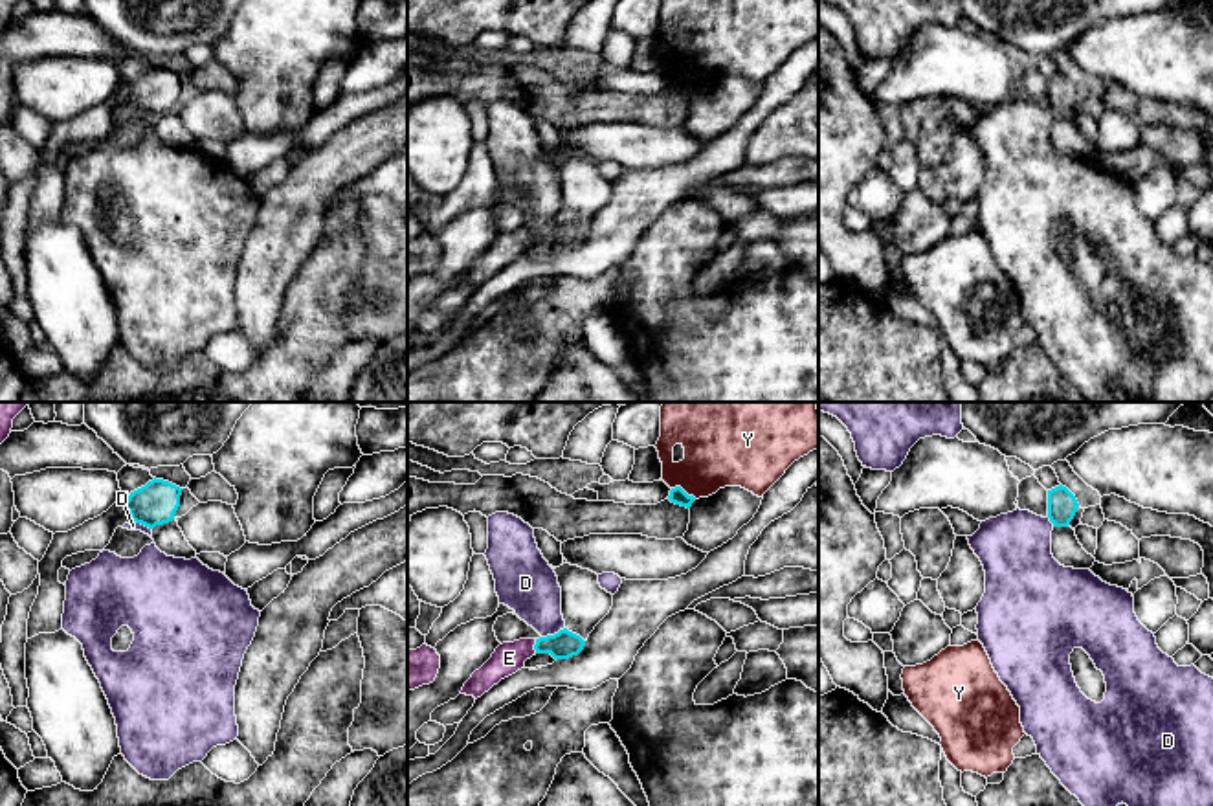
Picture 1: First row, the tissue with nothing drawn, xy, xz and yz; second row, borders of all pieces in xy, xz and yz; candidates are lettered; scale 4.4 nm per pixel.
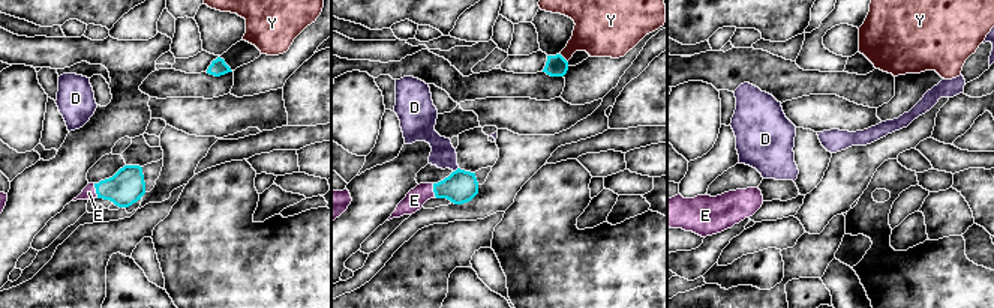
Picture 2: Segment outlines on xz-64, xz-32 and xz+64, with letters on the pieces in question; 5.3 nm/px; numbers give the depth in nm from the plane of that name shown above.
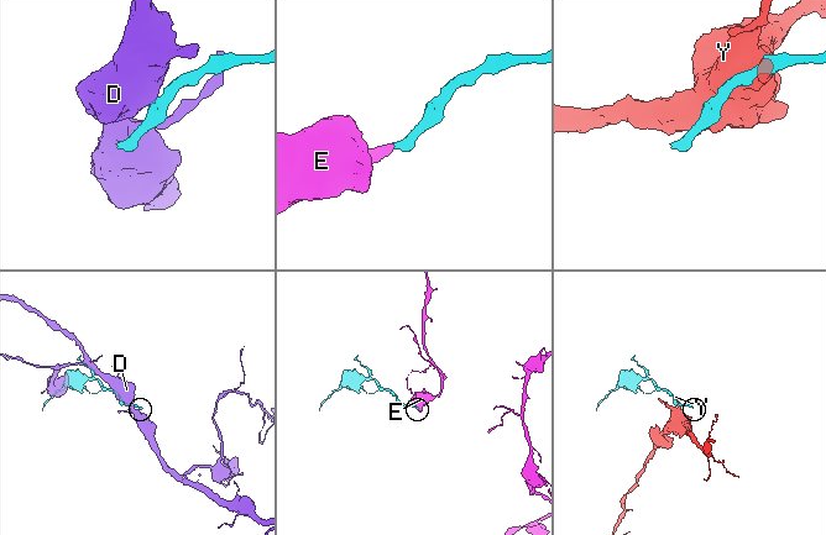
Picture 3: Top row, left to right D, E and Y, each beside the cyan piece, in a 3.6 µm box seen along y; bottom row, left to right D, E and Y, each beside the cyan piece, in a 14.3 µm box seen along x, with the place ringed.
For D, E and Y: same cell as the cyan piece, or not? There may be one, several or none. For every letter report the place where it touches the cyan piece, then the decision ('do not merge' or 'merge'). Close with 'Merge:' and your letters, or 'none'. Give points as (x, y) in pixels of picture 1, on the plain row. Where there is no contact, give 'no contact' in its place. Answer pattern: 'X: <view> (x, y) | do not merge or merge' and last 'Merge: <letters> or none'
D: xz (555, 223) | do not merge
E: xz (534, 235) | merge
Y: xz (683, 79) | do not merge
Merge: E

